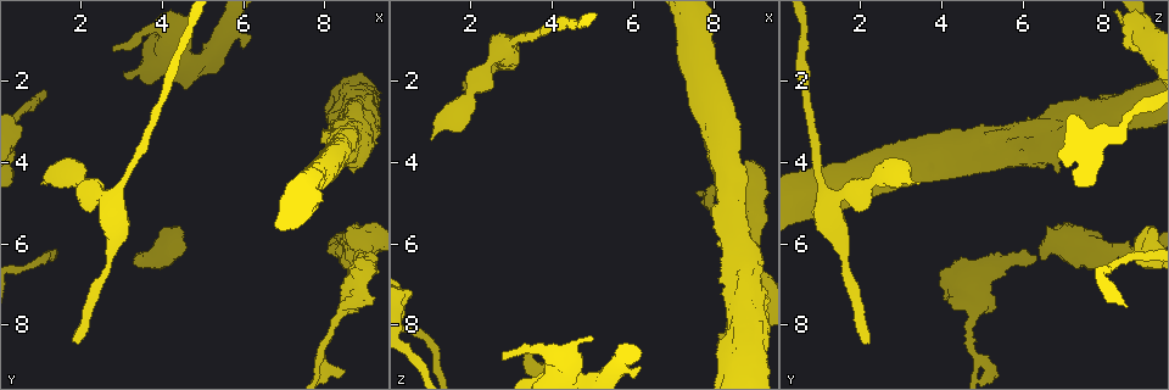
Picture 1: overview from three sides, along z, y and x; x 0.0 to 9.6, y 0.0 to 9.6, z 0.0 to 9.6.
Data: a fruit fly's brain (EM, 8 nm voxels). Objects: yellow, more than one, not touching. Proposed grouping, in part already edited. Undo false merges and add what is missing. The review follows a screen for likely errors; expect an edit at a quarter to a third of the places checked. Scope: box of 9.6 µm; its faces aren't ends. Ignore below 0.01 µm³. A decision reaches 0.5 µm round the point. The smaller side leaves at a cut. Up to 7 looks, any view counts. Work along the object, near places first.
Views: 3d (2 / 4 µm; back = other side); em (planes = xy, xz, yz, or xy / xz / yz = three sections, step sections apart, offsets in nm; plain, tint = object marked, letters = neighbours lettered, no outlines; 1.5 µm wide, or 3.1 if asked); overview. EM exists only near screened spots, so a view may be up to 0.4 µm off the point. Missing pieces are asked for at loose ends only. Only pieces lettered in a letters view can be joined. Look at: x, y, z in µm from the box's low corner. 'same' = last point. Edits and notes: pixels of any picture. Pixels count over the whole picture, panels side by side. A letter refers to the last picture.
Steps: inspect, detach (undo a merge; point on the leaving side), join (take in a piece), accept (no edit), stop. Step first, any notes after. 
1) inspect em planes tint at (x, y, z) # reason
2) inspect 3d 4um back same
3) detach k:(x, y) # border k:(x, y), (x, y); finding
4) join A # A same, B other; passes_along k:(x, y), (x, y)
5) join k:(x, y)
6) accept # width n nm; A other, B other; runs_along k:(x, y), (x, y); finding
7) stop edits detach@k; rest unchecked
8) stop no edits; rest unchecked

inspect em planes tint at (2.85, 4.70, 1.05) # side arm on a straight run

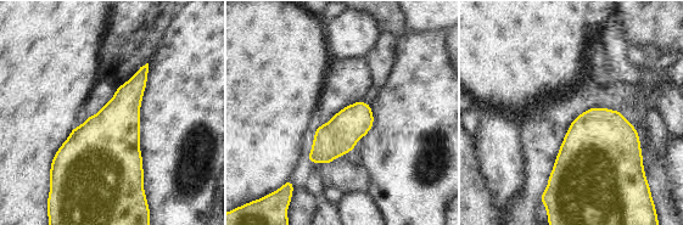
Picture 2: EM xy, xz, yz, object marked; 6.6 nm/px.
inspect em planes letters same # see the neighbours

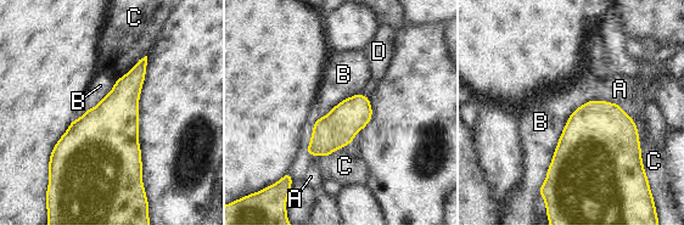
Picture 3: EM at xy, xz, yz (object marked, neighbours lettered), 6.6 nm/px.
accept # width 240 nm; A other, B other, C other, D other; border 3:(588, 100), (568, 117), (540, 186); all the same neuron

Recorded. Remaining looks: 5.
inspect em planes letters at (1.75, 8.40, 2.20) # end of a long branch

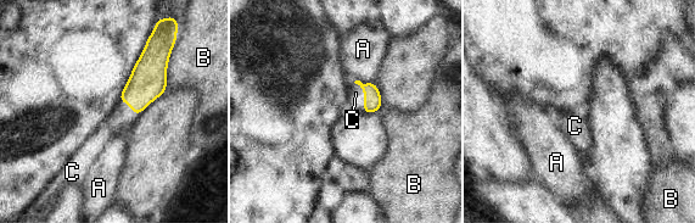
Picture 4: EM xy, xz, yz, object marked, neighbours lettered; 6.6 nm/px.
join C # longest_contact B 280 nm; A other, B other, C same; passes_along 4:(373, 100), (364, 96), (356, 93); the neuron continues

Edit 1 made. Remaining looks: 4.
inspect em xy step 4 tint at (6.15, 0.90, 8.95) # thick end

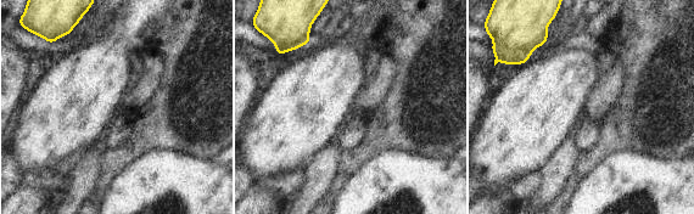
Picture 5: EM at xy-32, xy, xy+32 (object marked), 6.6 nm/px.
inspect em planes letters same

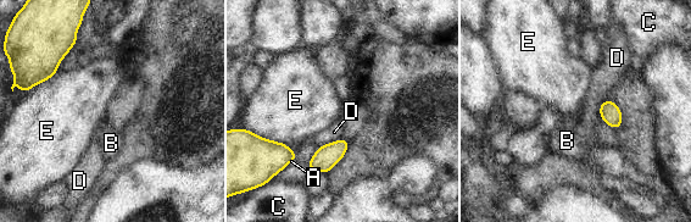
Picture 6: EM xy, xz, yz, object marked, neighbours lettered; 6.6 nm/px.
accept # longest_contact E 260 nm; A other, B other, C other, D other, E other; none of them fits

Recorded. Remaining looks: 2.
stop edits join@4; rest unchecked

